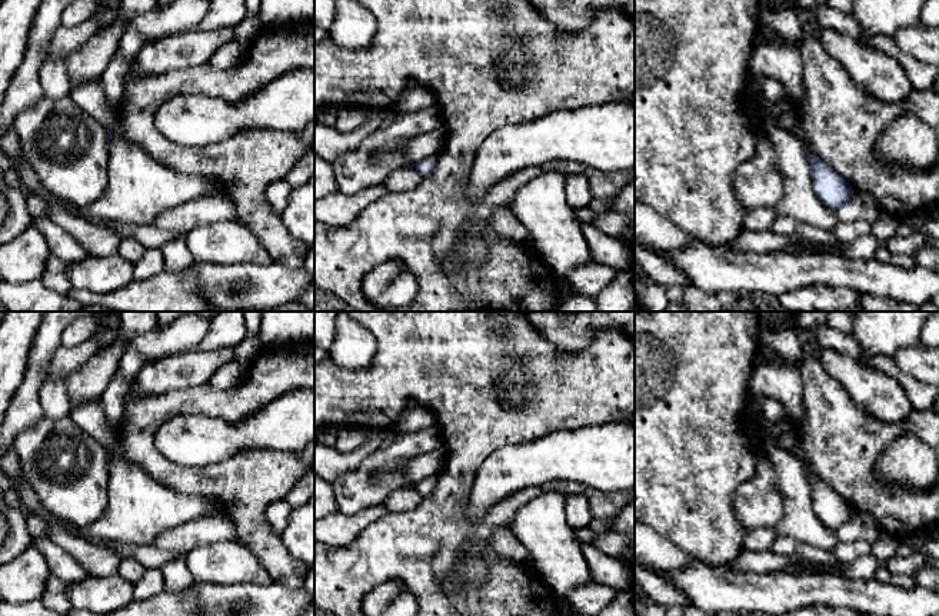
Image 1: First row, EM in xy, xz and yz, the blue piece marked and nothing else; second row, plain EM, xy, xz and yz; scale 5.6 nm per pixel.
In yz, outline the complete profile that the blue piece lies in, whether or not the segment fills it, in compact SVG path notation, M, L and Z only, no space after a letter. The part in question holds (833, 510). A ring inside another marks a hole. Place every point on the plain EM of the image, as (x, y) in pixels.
M808 473L808 479L813 510L823 525L830 530L838 530L850 519L855 510L840 495L825 485L819 476Z

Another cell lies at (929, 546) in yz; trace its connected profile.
M930 530L922 533L920 552L939 559L939 539Z

